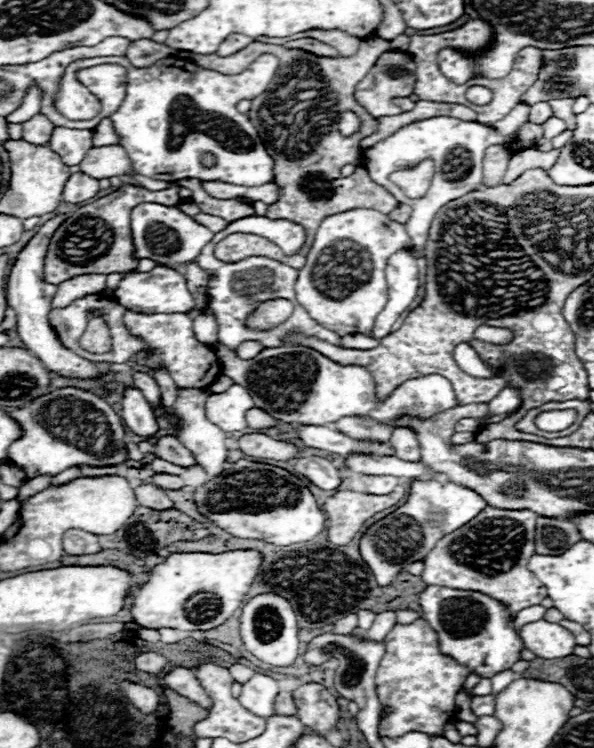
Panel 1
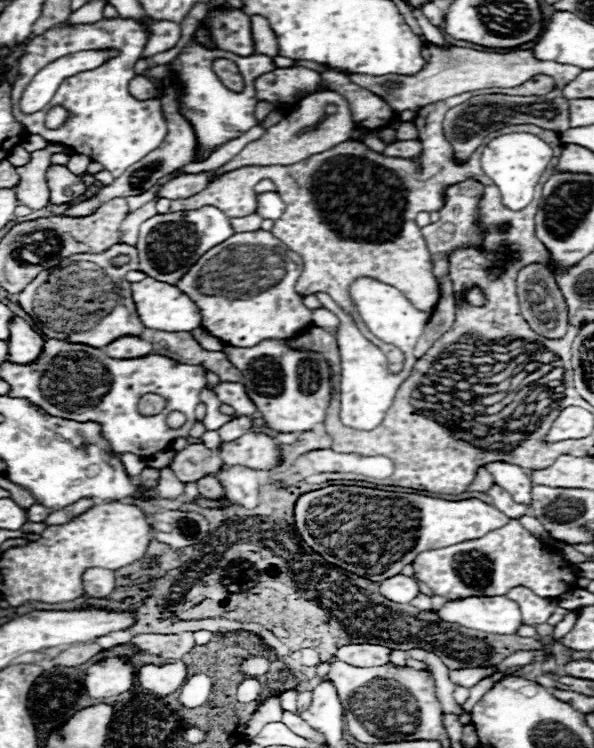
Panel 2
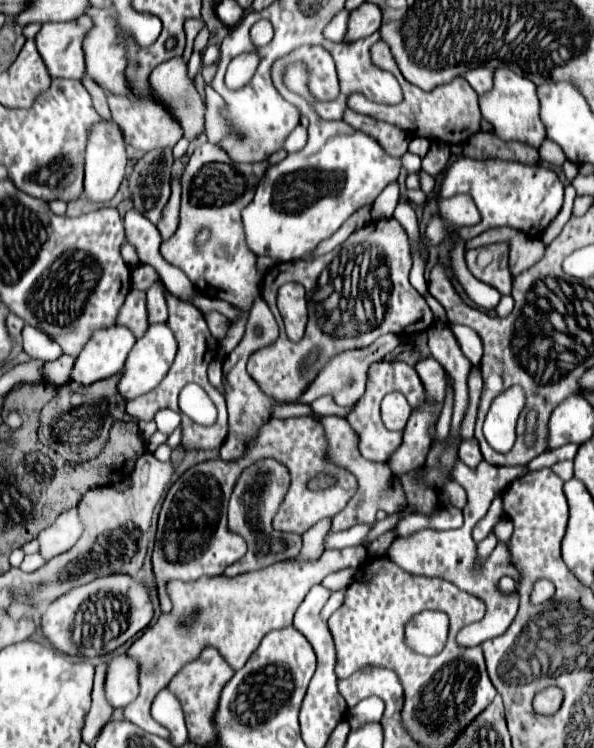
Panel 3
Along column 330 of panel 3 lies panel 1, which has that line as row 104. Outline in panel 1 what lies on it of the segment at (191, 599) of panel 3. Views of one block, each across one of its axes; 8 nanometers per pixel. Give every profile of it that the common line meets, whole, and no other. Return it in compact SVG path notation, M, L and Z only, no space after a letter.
M558 98L558 100L550 100L548 102L554 110L554 116L562 118L566 122L568 128L576 128L576 114L572 112L572 104L574 104L574 98Z

